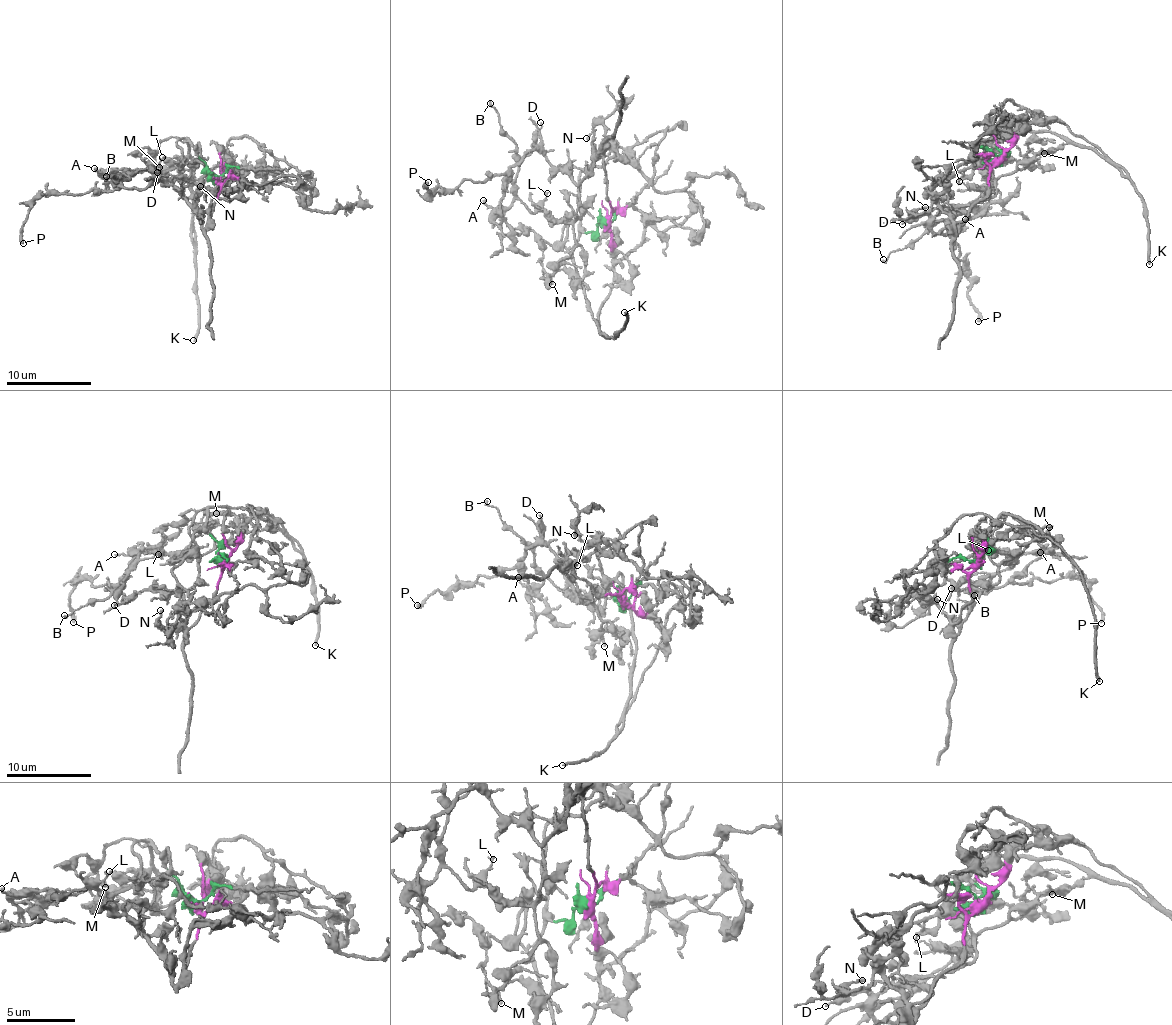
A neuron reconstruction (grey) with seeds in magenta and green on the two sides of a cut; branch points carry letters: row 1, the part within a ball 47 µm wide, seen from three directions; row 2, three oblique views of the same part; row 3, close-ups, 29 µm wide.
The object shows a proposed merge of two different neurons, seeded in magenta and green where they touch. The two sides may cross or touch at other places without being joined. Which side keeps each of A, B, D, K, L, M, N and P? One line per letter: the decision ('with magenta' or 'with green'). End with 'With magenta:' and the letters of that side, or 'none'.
A: with green
B: with green
D: with green
K: with green
L: with green
M: with magenta
N: with magenta
P: with magenta
With magenta: M, N, P

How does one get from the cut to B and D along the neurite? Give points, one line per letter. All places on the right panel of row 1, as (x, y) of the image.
B: (997, 162), (1000, 150), (994, 139), (1001, 135), (985, 153), (989, 178), (979, 186), (976, 199), (882, 259)
D: (997, 162), (1001, 135), (985, 153), (981, 194), (948, 218), (917, 215), (901, 224)

